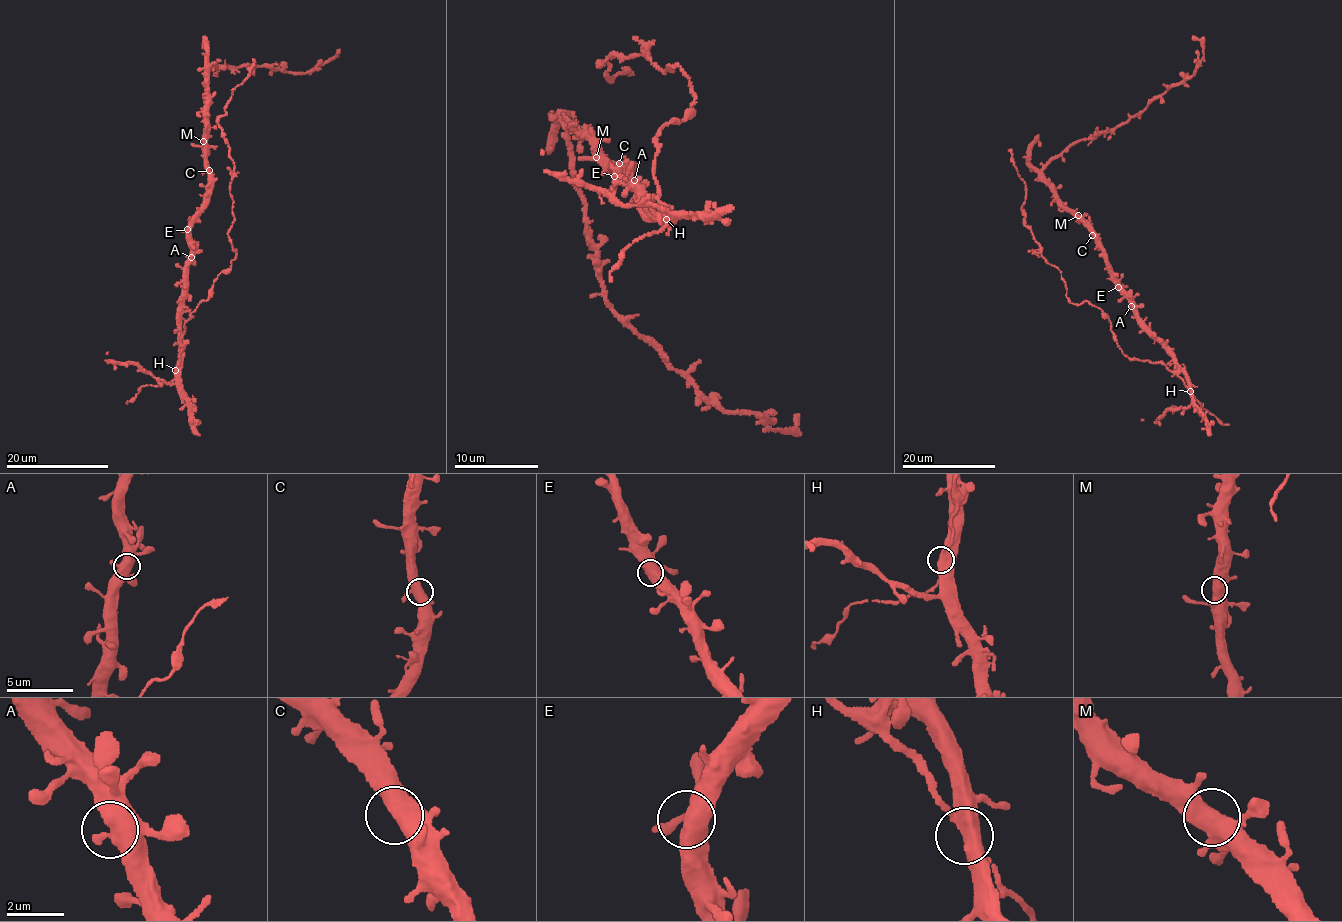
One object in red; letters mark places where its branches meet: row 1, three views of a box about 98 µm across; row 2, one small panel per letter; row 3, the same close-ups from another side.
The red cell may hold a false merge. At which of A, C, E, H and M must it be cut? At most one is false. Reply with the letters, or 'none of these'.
none of these

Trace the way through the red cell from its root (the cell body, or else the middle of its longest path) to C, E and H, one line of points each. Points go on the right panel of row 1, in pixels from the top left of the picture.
C: (1134, 303), (1120, 285), (1101, 243), (1092, 235)
E: (1134, 303), (1118, 287)
H: (1134, 303), (1141, 321), (1169, 351), (1175, 366), (1184, 373), (1190, 391)

